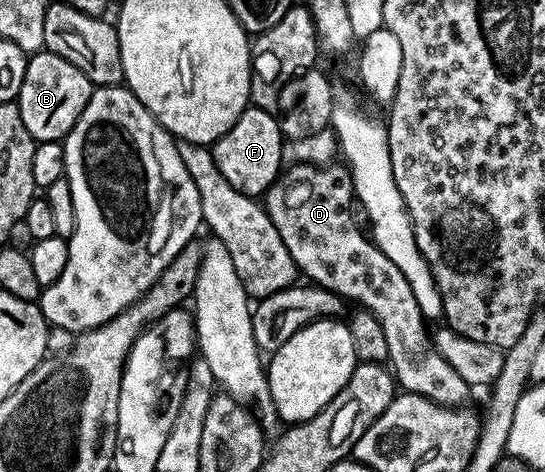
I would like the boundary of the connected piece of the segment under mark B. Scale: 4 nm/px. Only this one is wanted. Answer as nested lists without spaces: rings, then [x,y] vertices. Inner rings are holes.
[[[46,50],[34,53],[25,66],[25,82],[21,82],[17,101],[25,130],[29,130],[29,134],[37,142],[66,140],[77,118],[81,118],[81,110],[85,110],[92,91],[91,80],[85,78],[85,74],[81,74],[81,70],[73,66],[73,62],[65,62],[65,58]]]

